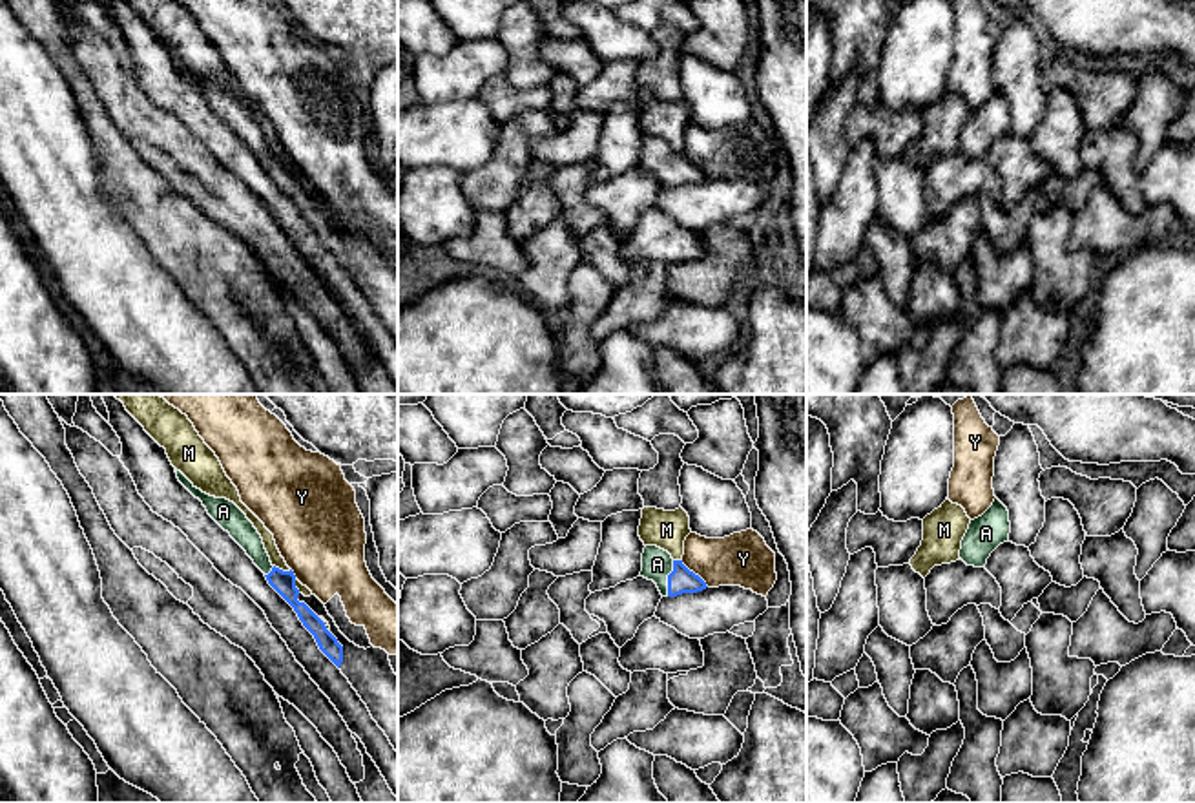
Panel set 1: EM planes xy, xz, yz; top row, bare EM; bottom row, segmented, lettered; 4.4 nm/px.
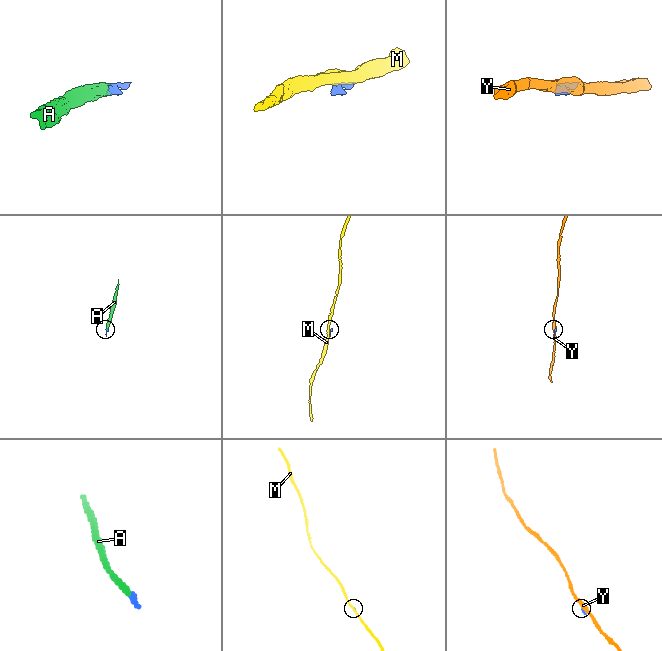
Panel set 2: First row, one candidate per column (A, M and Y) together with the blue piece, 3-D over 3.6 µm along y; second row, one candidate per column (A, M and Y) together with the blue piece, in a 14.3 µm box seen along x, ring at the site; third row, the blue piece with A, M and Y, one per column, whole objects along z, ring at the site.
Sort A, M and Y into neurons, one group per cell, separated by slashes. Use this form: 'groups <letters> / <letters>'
groups A / M / Y

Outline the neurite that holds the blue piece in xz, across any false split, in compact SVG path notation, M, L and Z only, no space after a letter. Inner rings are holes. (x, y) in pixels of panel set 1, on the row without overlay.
M657 137L644 139L640 168L653 172L662 188L697 184L708 179L682 151L673 151L668 142Z

